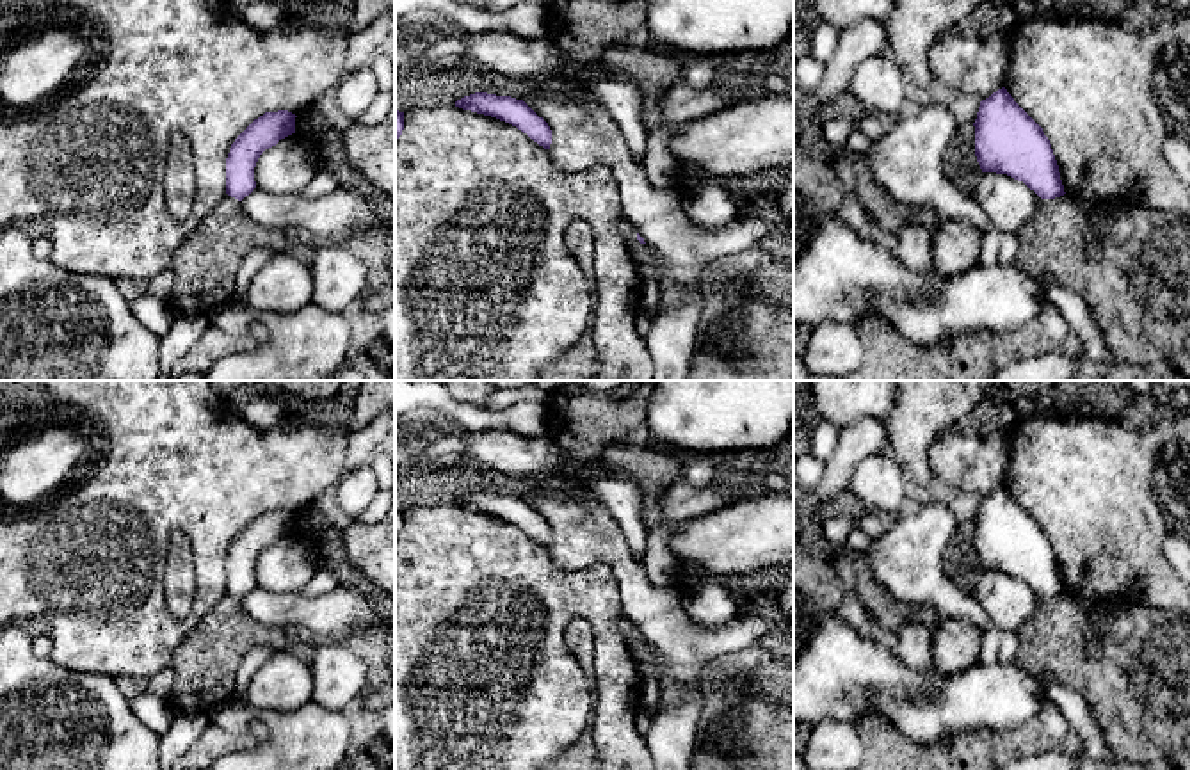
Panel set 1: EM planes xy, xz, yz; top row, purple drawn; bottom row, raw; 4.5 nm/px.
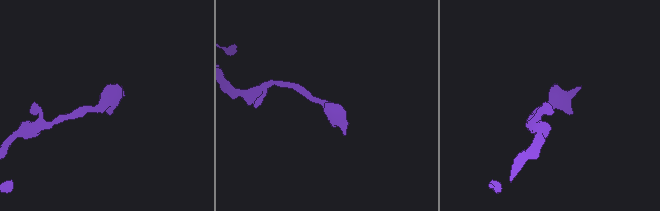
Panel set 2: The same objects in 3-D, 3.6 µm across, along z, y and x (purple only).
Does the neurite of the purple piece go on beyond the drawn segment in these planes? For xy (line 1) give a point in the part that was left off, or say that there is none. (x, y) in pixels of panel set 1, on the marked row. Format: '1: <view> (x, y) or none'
1: none

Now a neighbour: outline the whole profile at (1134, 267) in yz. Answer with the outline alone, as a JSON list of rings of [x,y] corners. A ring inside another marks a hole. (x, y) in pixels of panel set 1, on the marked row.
[[[1064,194],[1041,199],[1035,215],[1018,228],[1016,237],[1019,244],[1016,265],[1039,283],[1044,274],[1050,274],[1060,286],[1076,292],[1094,315],[1119,363],[1144,365],[1151,370],[1171,366],[1192,381],[1192,352],[1185,349],[1185,340],[1192,333],[1192,213],[1133,206],[1101,213],[1087,210]]]

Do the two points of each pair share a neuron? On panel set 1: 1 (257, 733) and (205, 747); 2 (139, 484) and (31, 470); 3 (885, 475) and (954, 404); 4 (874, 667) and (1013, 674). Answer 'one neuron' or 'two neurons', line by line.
1: one neuron
2: two neurons
3: two neurons
4: one neuron

